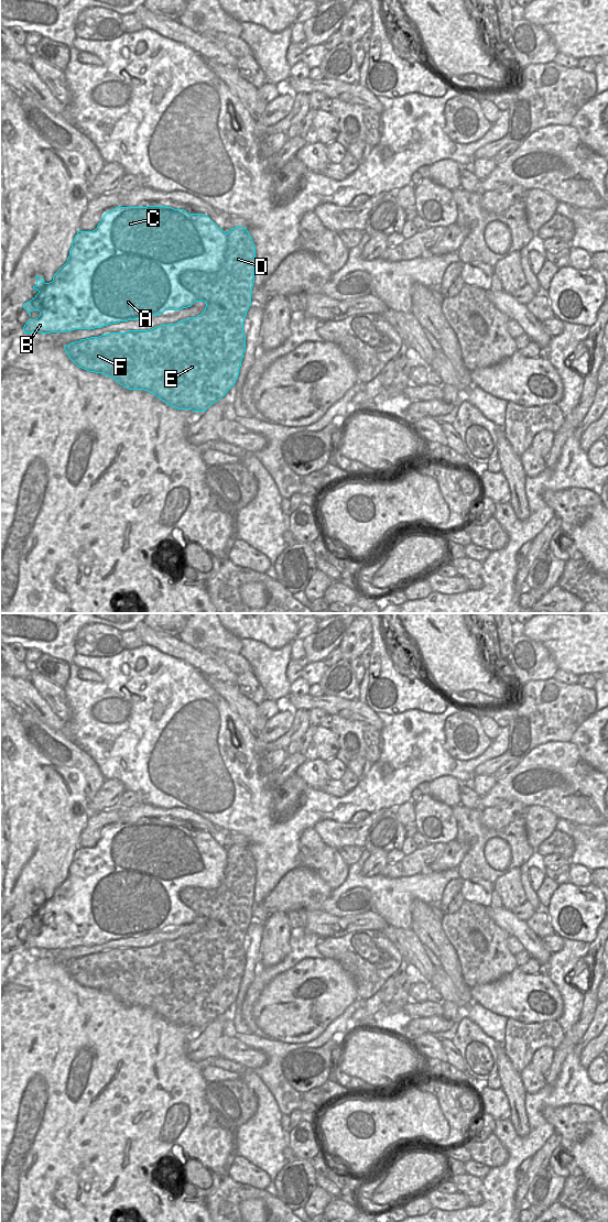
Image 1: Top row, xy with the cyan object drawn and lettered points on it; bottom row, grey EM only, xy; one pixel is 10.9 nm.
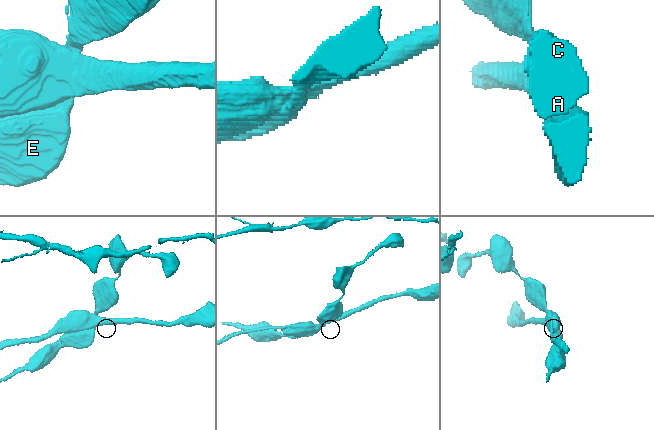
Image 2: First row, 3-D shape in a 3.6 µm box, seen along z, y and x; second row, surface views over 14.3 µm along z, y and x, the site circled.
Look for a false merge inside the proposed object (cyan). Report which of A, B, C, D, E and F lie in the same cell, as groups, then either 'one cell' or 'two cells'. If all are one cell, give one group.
A B C / D E F; two cells

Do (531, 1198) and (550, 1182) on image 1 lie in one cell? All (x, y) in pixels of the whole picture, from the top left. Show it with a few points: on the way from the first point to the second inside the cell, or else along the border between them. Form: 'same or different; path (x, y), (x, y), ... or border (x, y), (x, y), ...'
same; path (535, 1197), (545, 1187)

